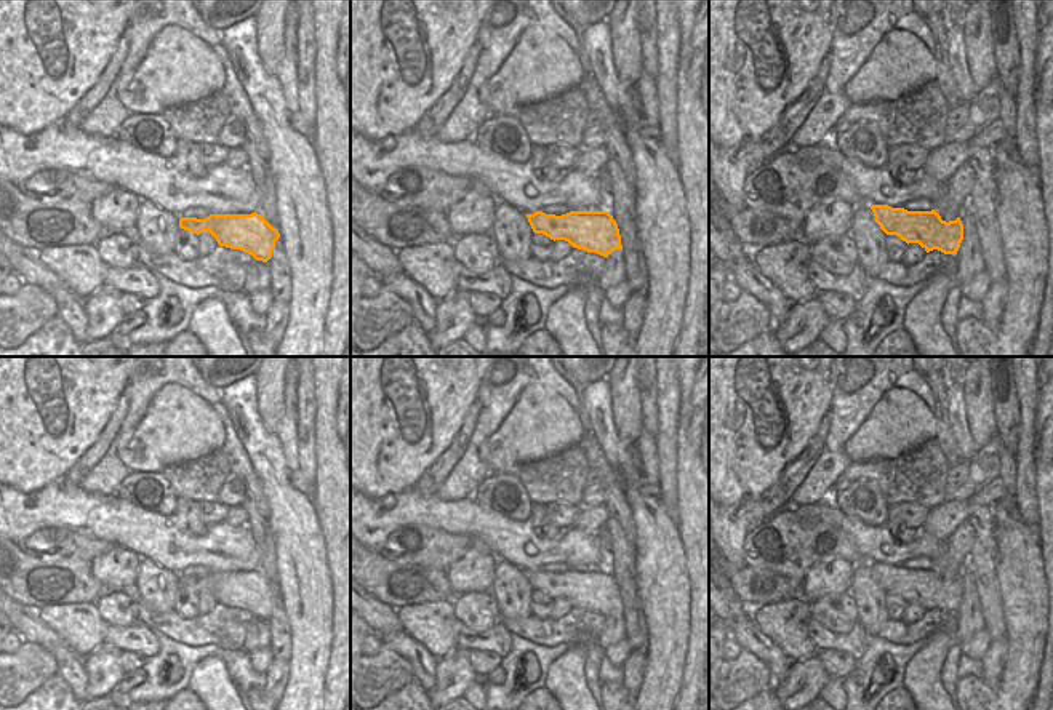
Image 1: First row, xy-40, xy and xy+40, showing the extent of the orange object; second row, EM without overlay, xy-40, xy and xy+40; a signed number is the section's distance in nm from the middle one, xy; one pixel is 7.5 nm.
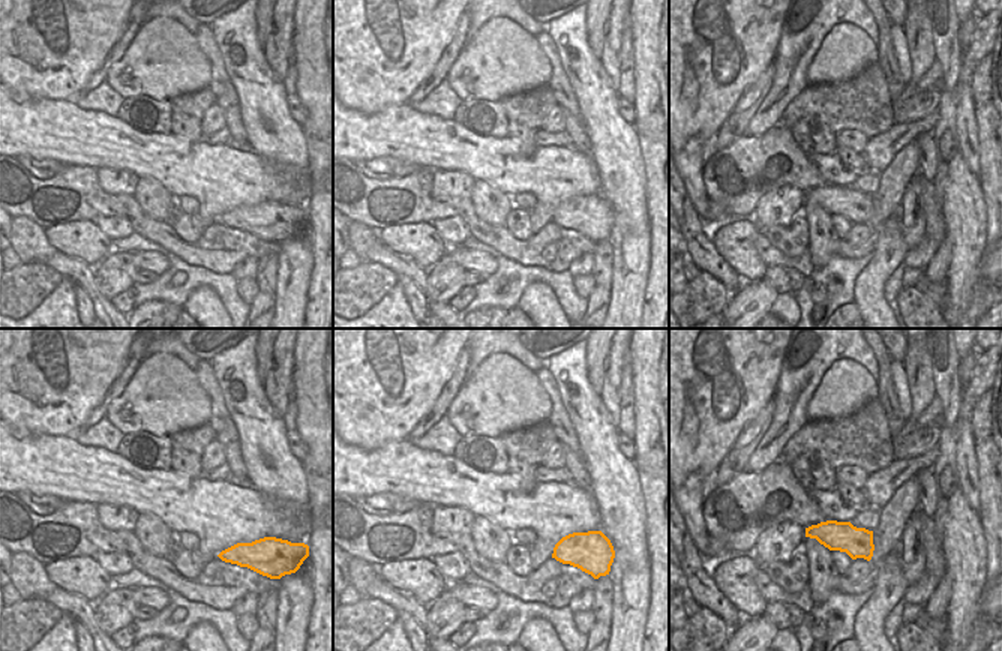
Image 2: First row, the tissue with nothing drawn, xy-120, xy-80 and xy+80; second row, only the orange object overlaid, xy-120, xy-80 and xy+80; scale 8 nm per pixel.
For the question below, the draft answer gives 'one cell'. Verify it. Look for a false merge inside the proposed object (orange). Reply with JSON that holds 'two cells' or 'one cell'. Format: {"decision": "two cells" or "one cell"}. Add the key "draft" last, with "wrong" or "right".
{"decision": "one cell", "draft": "right"}

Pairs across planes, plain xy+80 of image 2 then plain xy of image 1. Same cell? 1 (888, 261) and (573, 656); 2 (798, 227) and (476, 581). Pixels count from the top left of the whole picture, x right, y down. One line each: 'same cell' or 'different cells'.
1: same cell
2: different cells

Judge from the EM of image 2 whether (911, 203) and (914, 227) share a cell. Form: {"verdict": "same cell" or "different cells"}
{"verdict": "same cell"}

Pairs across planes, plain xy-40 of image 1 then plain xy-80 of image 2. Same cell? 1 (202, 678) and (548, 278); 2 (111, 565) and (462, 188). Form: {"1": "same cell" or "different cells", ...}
{"1": "different cells", "2": "same cell"}

